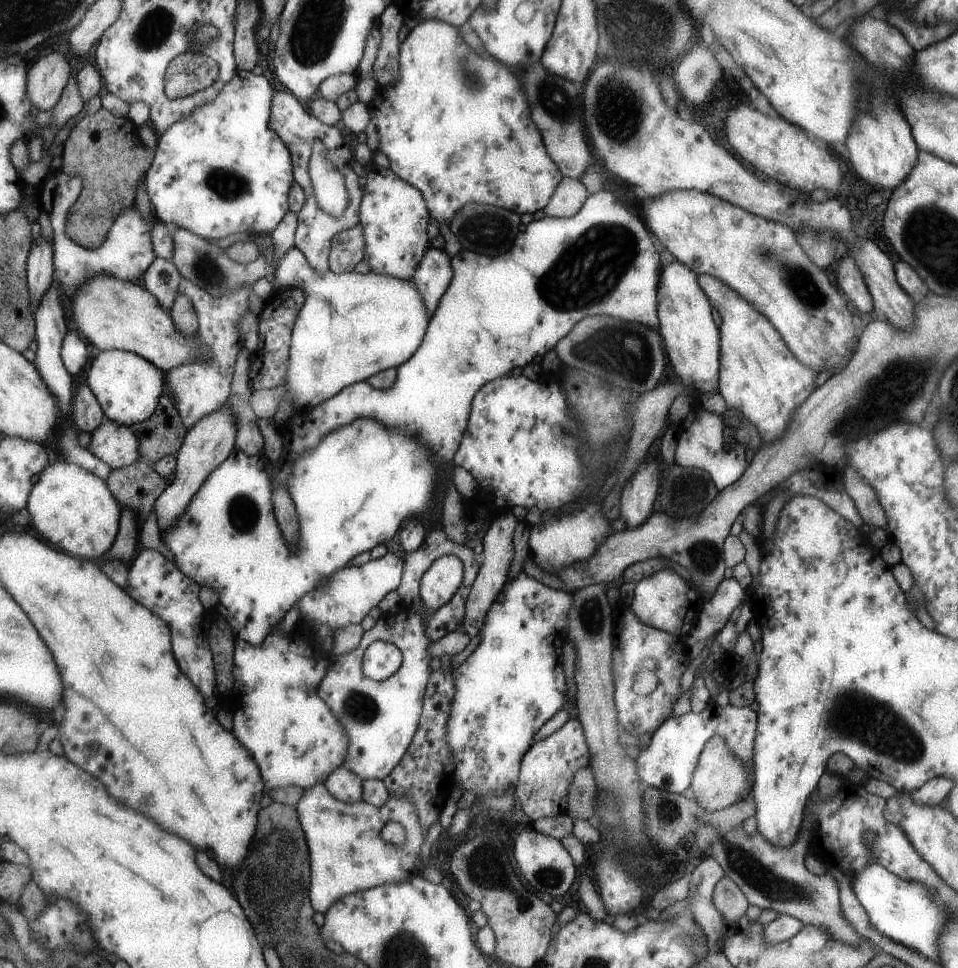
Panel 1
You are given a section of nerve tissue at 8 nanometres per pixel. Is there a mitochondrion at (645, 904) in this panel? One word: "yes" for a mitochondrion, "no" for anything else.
no

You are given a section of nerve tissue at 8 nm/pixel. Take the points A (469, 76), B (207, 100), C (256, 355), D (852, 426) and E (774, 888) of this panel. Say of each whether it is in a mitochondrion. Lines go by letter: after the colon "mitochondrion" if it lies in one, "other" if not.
A: mitochondrion
B: other
C: other
D: other
E: mitochondrion

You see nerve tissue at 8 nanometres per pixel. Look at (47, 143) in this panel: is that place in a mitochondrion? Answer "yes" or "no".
no

